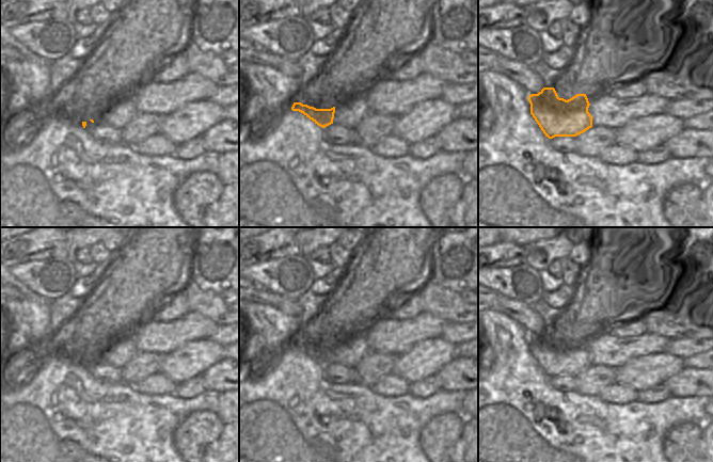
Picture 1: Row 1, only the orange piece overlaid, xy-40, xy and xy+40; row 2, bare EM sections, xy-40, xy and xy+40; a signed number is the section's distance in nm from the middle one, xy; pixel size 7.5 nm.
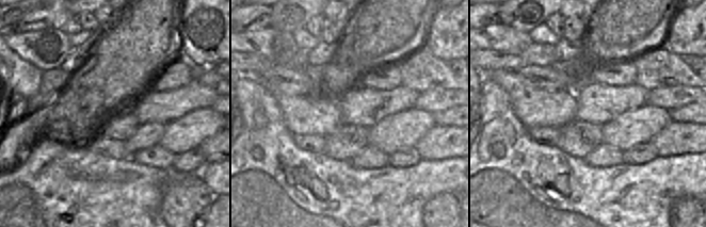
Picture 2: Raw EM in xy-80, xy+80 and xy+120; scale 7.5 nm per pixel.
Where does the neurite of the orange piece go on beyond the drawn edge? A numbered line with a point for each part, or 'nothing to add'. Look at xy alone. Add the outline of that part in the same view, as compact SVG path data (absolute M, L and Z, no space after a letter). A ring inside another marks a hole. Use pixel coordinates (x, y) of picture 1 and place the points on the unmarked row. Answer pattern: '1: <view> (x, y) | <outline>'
1: xy (350, 352) | M354 335L346 341L335 345L333 362L348 367L356 367L369 353L368 342Z

